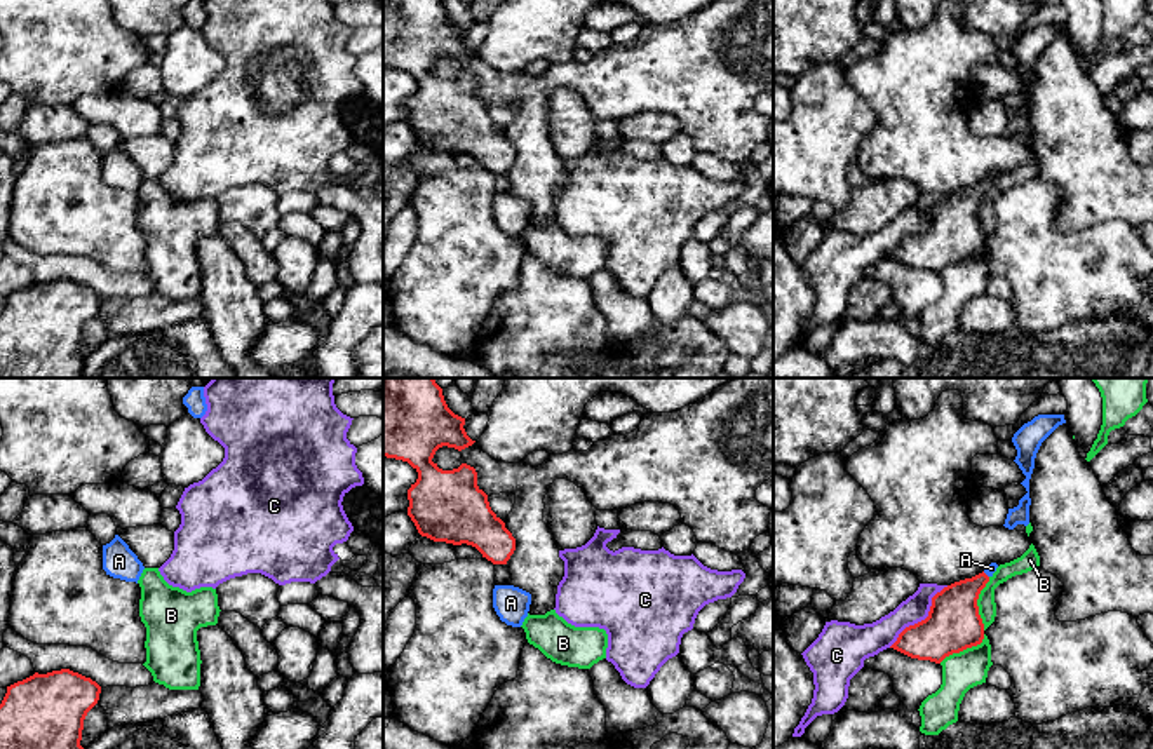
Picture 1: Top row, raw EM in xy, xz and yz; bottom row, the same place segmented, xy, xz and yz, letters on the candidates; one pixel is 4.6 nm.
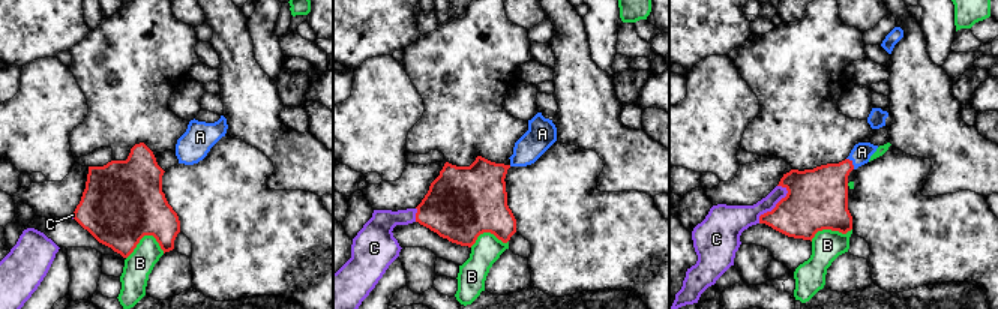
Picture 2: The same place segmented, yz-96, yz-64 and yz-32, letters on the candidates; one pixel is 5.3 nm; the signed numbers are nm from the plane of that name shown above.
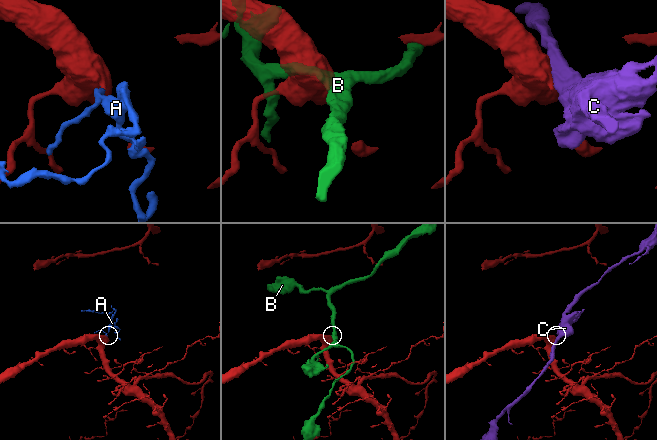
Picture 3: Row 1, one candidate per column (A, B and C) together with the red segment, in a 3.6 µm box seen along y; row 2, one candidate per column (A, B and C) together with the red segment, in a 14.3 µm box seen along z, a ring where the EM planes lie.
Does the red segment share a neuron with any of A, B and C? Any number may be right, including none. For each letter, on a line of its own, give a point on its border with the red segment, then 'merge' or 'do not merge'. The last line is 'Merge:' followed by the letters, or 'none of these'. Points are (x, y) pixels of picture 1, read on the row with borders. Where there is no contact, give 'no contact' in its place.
A: yz (986, 575) | merge
B: yz (976, 603) | do not merge
C: yz (925, 619) | do not merge
Merge: A

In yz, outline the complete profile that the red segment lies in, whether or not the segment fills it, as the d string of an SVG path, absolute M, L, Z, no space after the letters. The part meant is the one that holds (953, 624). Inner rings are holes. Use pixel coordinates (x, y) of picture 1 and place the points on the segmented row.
M998 564L954 582L932 597L928 617L906 627L890 646L911 658L941 664L946 657L977 646L984 639L984 624L977 599Z

